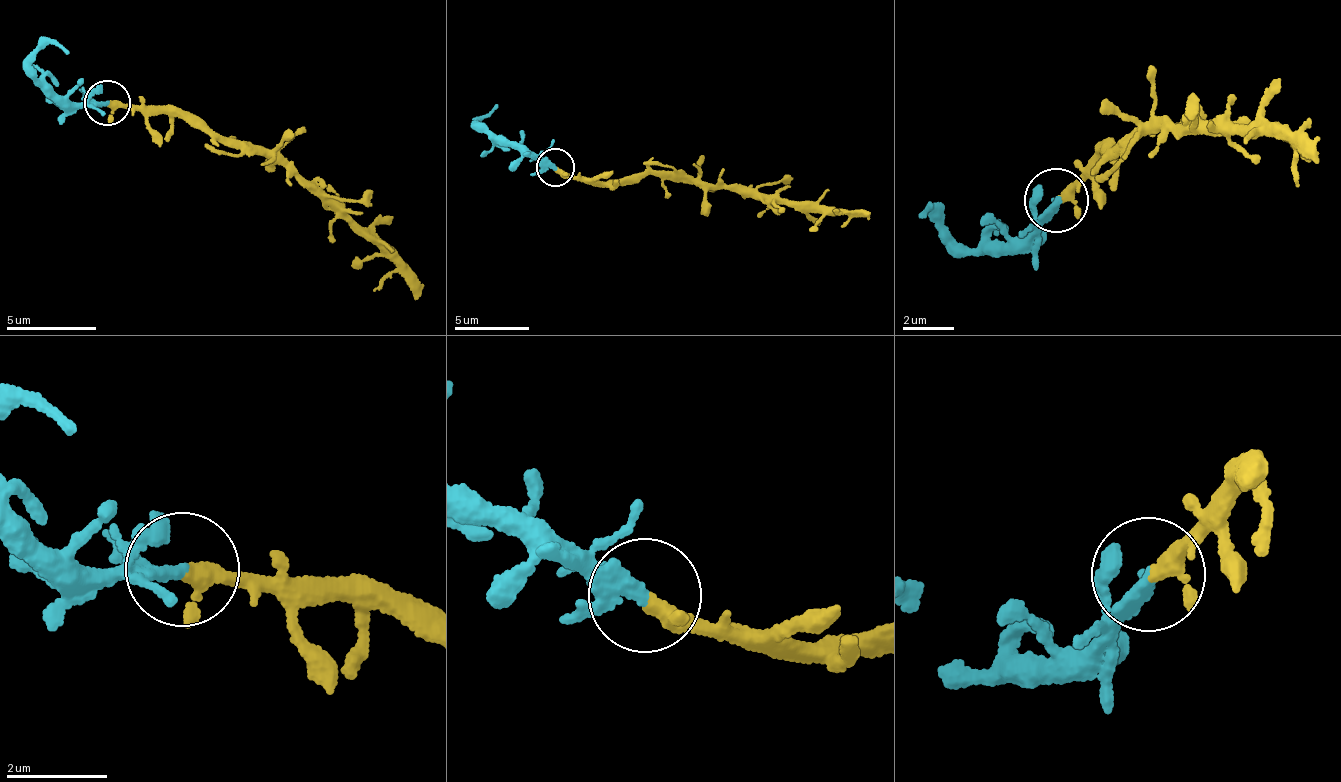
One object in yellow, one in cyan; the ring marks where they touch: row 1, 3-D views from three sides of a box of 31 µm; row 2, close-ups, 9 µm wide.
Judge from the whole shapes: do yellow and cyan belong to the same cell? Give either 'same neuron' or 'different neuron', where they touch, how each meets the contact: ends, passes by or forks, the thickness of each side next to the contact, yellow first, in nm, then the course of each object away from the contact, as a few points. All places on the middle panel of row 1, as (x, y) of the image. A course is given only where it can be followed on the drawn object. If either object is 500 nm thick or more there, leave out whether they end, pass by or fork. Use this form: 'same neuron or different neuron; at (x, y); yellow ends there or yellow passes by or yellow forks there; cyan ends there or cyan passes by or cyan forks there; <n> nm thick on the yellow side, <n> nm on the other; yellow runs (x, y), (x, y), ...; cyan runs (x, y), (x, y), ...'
same neuron; at (555, 167); yellow passes by; cyan passes by; 240 nm thick on the yellow side, 200 nm on the other; yellow runs (556, 167), (627, 185), (652, 174), (797, 206), (870, 214); cyan runs (556, 167), (506, 147), (492, 131), (476, 122), (498, 104)

